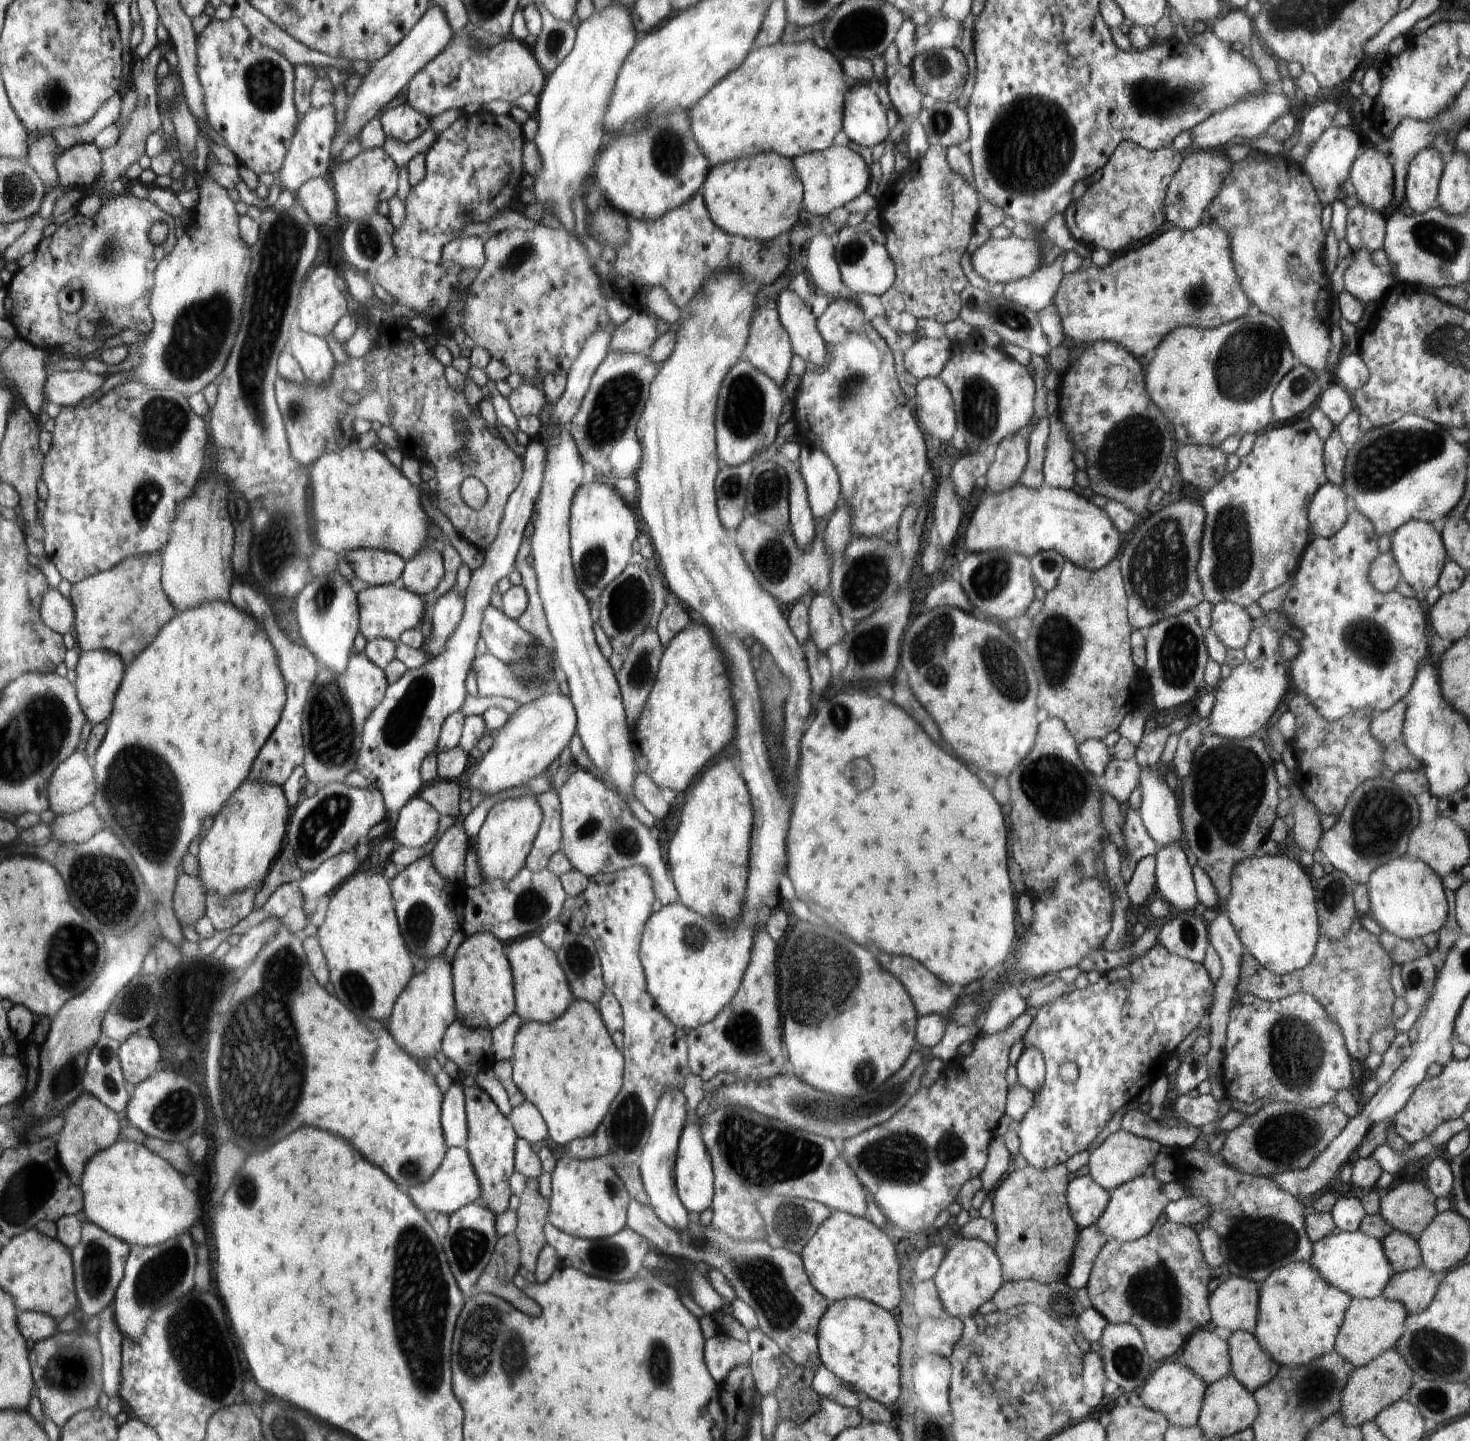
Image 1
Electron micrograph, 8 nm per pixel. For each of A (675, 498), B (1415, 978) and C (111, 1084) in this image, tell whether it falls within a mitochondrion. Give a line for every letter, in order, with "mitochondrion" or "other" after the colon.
A: other
B: mitochondrion
C: mitochondrion

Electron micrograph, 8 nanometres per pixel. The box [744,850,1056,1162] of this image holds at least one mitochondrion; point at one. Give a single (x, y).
(808, 1009)

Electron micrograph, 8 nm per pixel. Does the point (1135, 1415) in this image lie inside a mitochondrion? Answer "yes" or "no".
no

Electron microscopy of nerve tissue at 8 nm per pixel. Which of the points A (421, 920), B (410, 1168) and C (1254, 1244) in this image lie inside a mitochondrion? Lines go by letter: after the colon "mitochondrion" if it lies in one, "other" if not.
A: mitochondrion
B: mitochondrion
C: mitochondrion

